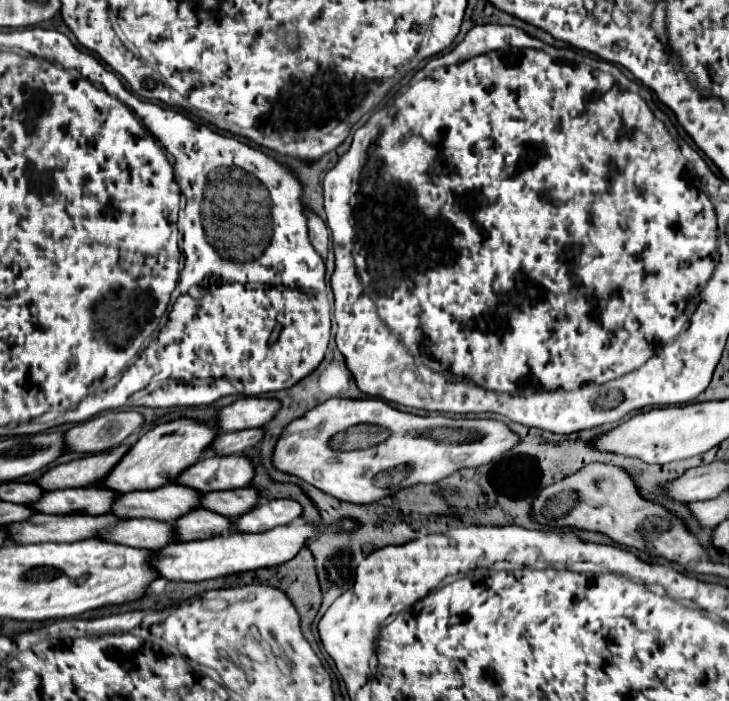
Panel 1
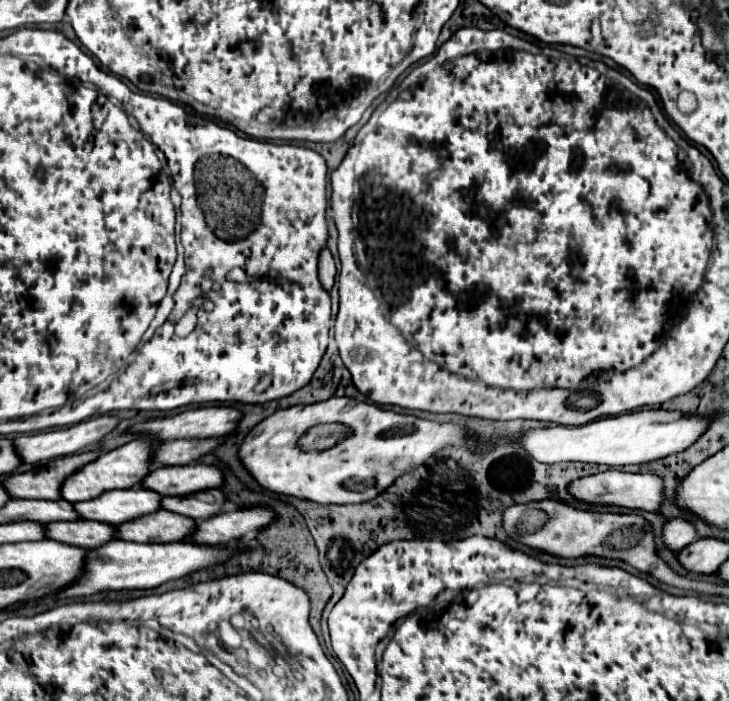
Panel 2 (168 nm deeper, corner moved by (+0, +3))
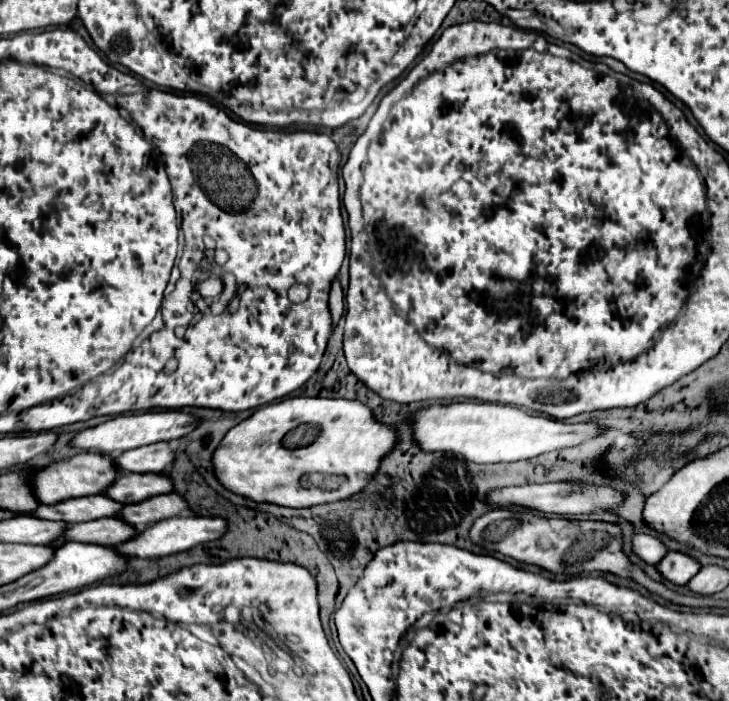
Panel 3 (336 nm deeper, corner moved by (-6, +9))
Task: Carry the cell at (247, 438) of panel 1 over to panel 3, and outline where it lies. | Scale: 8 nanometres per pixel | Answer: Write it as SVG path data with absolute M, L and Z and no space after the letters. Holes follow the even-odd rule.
M168 443L138 447L114 457L116 469L128 473L162 473L170 469L172 461L174 461L174 449Z

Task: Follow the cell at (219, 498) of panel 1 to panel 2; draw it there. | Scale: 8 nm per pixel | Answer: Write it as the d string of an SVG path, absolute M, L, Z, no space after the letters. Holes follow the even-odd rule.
M204 489L186 497L164 497L162 509L188 515L196 521L206 521L220 513L220 507L226 503L226 495L220 489Z

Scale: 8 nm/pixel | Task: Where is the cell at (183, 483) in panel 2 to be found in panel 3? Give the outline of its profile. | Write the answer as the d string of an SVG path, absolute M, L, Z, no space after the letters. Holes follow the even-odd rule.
M118 473L118 479L104 491L110 499L116 499L122 505L140 503L152 495L172 493L172 481L166 473L150 473L150 475L136 475L136 473Z

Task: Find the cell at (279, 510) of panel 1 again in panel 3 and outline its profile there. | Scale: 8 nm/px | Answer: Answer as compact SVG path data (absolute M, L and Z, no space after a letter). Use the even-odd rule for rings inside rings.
M194 515L172 517L172 519L164 519L160 523L148 525L146 529L138 531L136 537L132 537L116 547L120 547L120 551L124 551L126 555L138 555L138 559L160 559L166 555L188 551L206 541L214 541L214 539L222 537L224 531L226 531L226 521L220 517L194 517Z

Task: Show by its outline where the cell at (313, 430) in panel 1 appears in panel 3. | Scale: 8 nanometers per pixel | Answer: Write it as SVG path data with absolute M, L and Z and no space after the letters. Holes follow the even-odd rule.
M290 397L260 407L254 415L232 427L212 453L212 467L220 485L236 495L292 509L312 507L348 499L362 491L394 443L396 431L378 423L360 401ZM302 421L314 421L320 435L306 447L286 449L282 437L302 425Z

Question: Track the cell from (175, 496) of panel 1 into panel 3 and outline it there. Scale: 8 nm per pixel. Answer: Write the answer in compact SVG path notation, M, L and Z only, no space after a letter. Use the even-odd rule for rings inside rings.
M104 493L90 495L90 497L78 497L78 499L66 499L56 505L42 505L32 515L38 519L52 519L52 521L64 521L68 525L80 523L80 521L94 521L102 517L116 515L122 509L120 503L112 501Z

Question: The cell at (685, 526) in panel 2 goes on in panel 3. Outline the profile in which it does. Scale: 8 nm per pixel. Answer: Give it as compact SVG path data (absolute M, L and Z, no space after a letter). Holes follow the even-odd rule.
M646 533L634 535L634 539L632 539L632 551L634 551L636 557L640 557L648 565L656 565L666 555L664 545L656 537L646 535Z

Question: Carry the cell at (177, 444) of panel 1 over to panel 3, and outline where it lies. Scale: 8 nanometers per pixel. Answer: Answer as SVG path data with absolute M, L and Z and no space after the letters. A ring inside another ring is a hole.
M80 453L74 455L66 461L54 461L36 475L36 497L44 505L60 503L64 499L74 499L74 497L86 497L86 495L98 495L102 493L108 485L114 483L118 471L112 463L110 455L98 455L98 453Z

